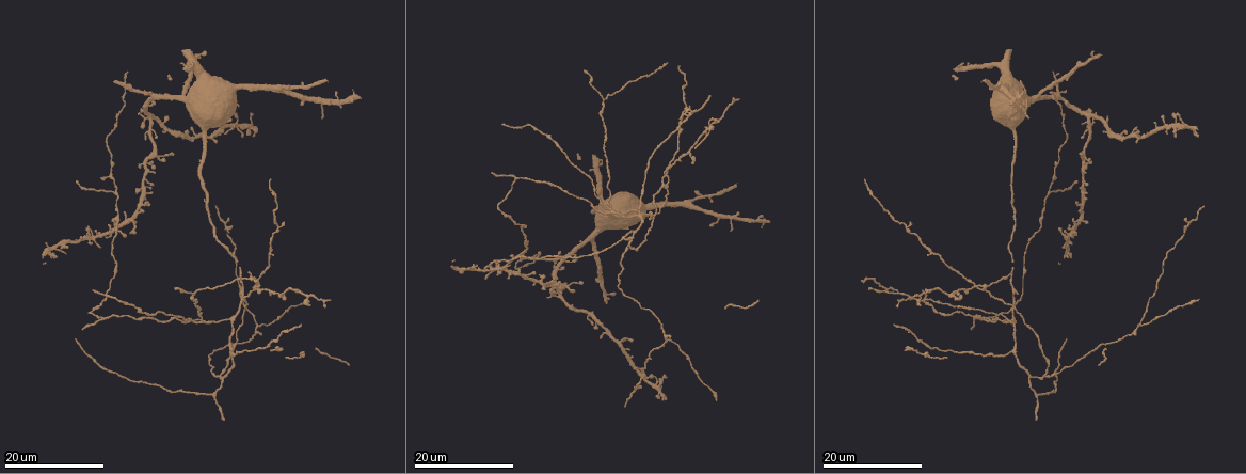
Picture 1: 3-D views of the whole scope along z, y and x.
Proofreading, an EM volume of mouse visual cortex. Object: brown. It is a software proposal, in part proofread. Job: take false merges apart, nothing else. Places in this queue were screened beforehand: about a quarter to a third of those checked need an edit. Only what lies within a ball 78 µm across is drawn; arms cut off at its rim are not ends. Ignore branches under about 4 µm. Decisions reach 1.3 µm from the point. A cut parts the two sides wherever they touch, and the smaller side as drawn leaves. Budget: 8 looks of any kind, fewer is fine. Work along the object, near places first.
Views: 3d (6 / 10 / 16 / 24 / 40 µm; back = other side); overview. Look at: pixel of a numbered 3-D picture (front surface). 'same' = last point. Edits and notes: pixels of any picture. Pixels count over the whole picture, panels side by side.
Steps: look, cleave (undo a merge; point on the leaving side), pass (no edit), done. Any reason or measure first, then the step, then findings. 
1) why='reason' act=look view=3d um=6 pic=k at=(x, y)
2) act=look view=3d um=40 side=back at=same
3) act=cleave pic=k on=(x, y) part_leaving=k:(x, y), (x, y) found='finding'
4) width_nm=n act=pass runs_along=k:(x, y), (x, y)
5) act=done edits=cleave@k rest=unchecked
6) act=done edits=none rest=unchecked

why='four arms meet' act=look view=3d um=16 pic=1 at=(200, 318)

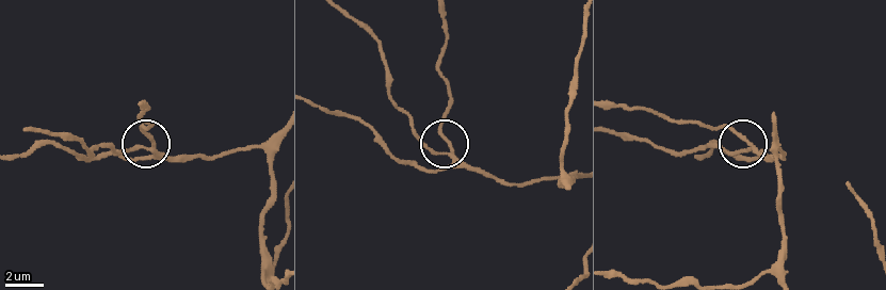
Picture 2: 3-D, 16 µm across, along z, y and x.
act=look view=3d um=10 pic=2 at=(146, 148)

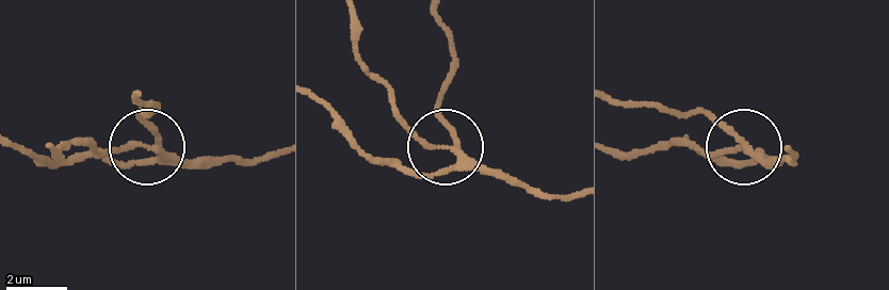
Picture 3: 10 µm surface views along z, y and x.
arms=4 act=pass found='continuous, no second neuron'

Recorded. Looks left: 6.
why='side arm on a straight run' act=look view=3d um=24 pic=1 at=(517, 176)

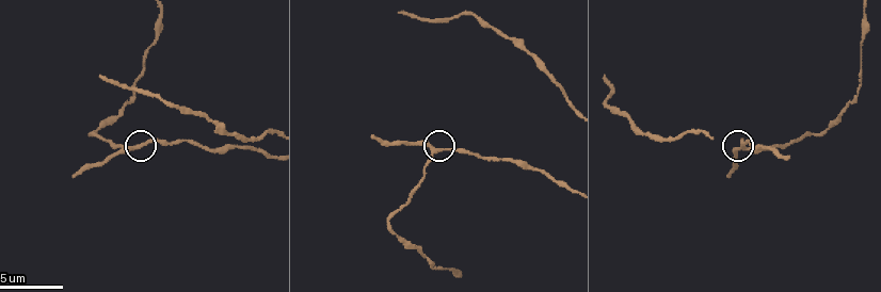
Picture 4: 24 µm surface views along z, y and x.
why='closer look' act=look view=3d um=10 pic=4 at=(135, 149)

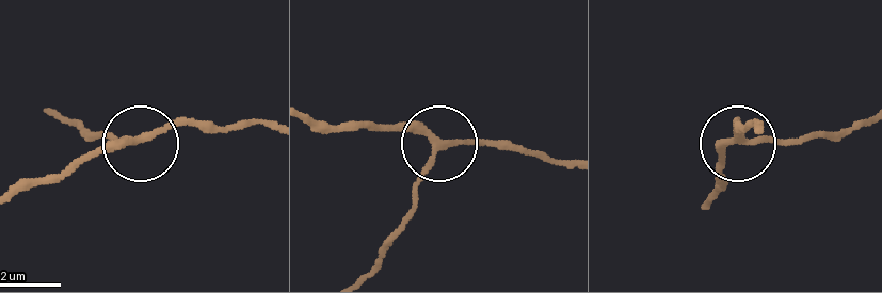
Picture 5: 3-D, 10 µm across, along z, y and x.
act=pass runs_along=5:(57, 112), (87, 132), (135, 142), (75, 158) found='one neuron here'

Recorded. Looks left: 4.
why='a fork' act=look view=3d um=24 pic=1 at=(524, 249)

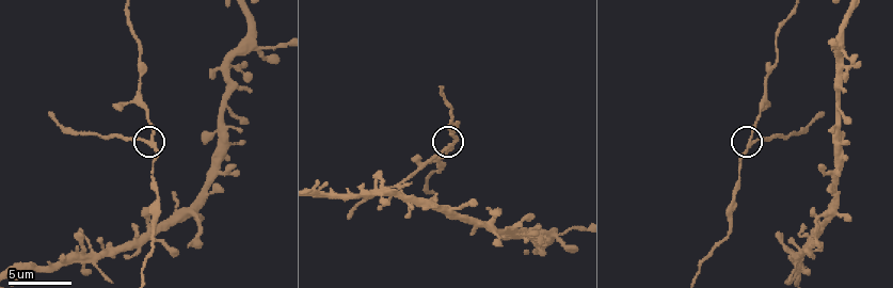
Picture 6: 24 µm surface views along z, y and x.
why='zoom in' act=look view=3d um=10 pic=6 at=(446, 148)

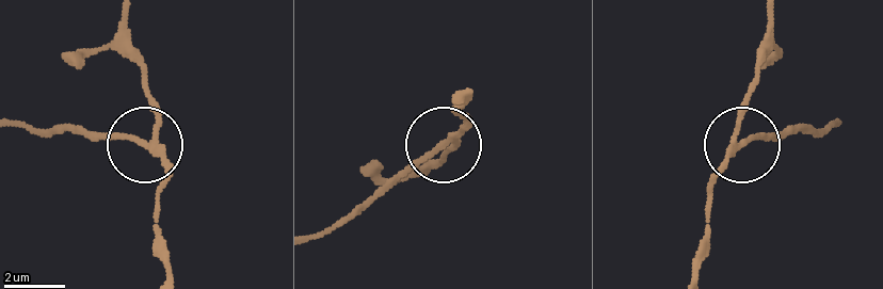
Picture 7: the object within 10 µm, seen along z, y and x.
arms=3 act=cleave pic=7 on=(115, 137) part_leaving=7:(148, 146), (14, 124) found='two neurons meet here'

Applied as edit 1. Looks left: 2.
why='branch point' act=look view=3d um=16 pic=1 at=(631, 244)

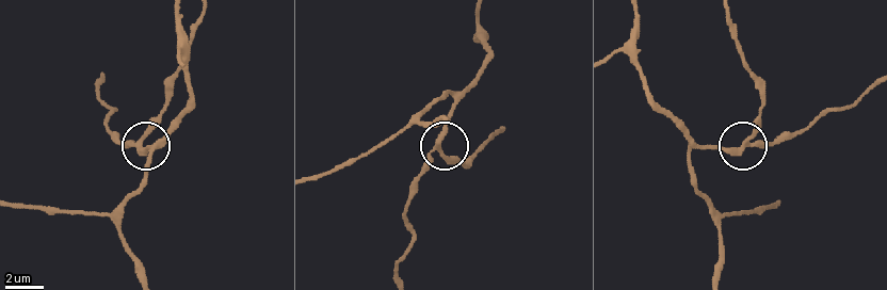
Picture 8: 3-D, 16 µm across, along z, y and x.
act=look view=3d um=10 pic=8 at=(138, 141)

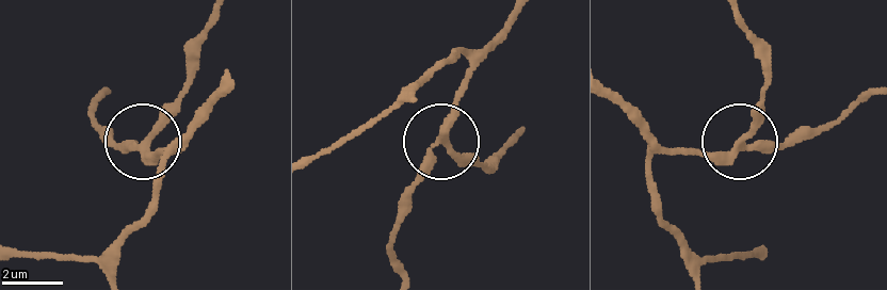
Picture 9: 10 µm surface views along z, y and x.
act=pass runs_along=9:(518, 13), (467, 67), (452, 128), (406, 202) found='all the same neuron'

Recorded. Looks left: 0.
act=done edits=cleave@7 rest=unchecked

